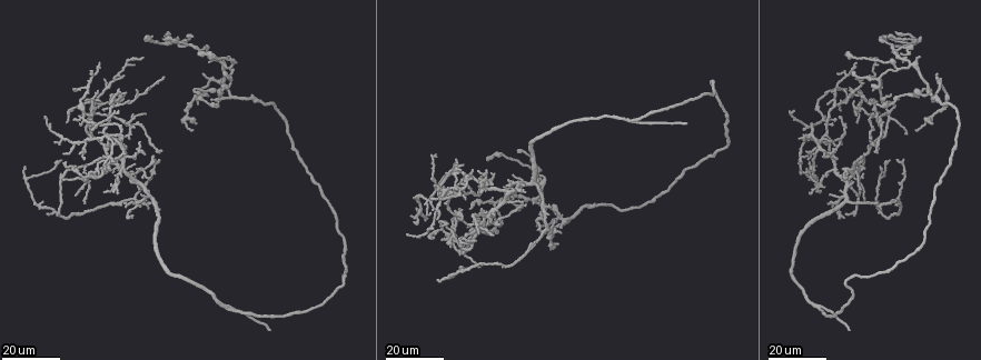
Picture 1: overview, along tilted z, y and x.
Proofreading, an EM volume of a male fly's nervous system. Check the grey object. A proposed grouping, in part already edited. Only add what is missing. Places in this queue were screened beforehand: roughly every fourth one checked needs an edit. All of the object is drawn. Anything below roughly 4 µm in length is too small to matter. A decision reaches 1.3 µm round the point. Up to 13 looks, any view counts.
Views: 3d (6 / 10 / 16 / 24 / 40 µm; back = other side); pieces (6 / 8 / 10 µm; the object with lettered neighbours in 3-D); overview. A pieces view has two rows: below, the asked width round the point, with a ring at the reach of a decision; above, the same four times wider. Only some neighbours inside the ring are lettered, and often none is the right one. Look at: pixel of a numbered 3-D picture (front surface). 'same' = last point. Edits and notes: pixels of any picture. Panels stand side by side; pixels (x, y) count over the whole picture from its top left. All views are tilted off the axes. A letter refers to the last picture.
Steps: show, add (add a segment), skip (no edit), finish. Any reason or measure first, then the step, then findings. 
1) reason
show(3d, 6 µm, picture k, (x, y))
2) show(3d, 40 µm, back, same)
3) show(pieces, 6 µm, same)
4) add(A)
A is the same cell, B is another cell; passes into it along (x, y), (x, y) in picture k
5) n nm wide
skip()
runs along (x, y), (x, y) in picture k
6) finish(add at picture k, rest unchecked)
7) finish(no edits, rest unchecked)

show(3d, 16 µm, picture 1, (123, 138))

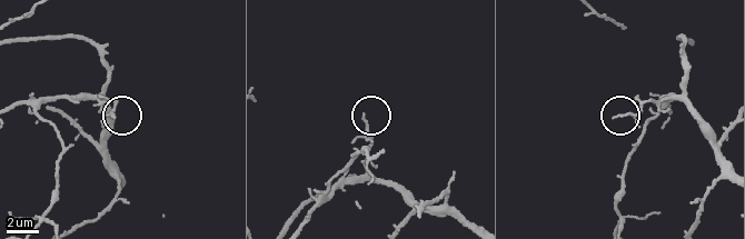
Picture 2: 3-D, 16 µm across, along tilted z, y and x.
show(pieces, 8 µm, picture 2, (615, 116))

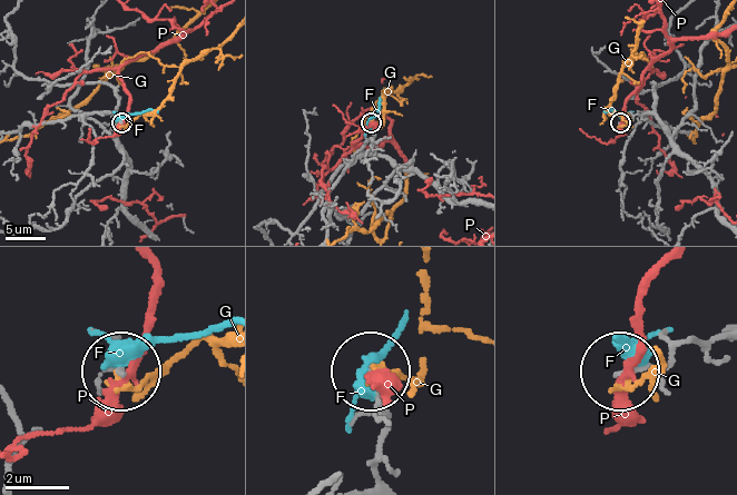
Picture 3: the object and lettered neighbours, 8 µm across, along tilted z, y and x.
skip()
F, G and P are other cells; runs along (725, 338), (624, 373) in picture 3; no lettered segment goes on from it

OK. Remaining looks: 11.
tapers out
show(3d, 16 µm, picture 1, (126, 148))

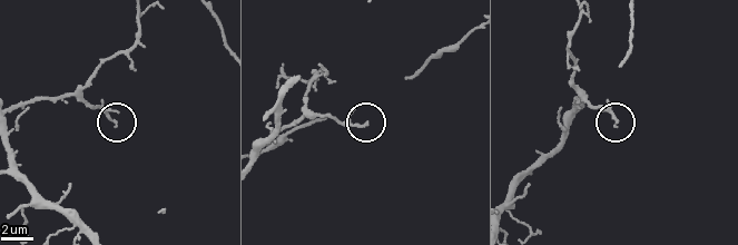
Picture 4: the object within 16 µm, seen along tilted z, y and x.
show(3d, 10 µm, picture 4, (366, 126))

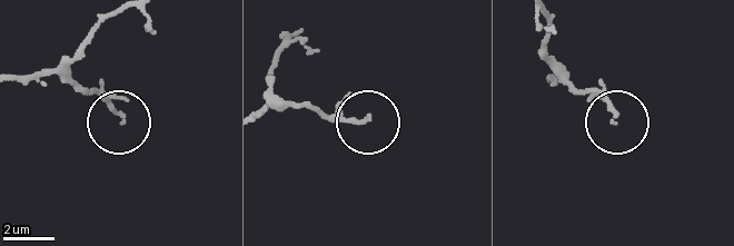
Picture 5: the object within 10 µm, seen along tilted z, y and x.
show(pieces, 8 µm, picture 5, (120, 115))

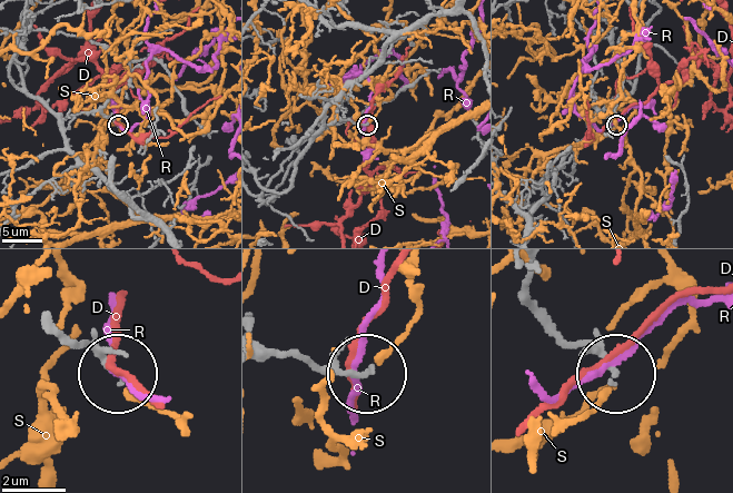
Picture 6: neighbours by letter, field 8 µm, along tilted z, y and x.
skip()
D, R and S are other cells; runs along (269, 360), (365, 375) in picture 6; none of them fits

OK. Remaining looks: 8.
branch stops here
show(3d, 16 µm, picture 1, (198, 52))

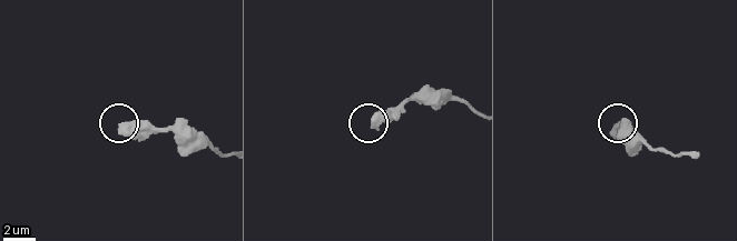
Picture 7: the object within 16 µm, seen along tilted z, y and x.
show(pieces, 8 µm, picture 7, (119, 128))

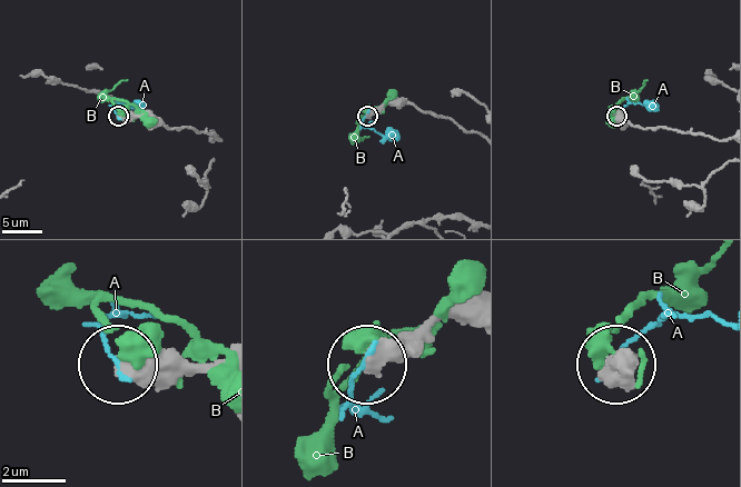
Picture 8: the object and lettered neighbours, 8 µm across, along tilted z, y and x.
skip()
A and B are other cells; runs along (473, 131), (408, 103), (383, 103), (366, 115) in picture 8; no lettered segment goes on from it

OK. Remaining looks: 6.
free end
show(3d, 24 µm, picture 1, (937, 74))

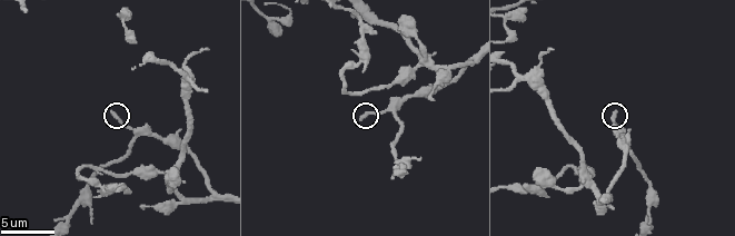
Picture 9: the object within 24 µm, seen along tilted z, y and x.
show(pieces, 8 µm, picture 9, (613, 114))

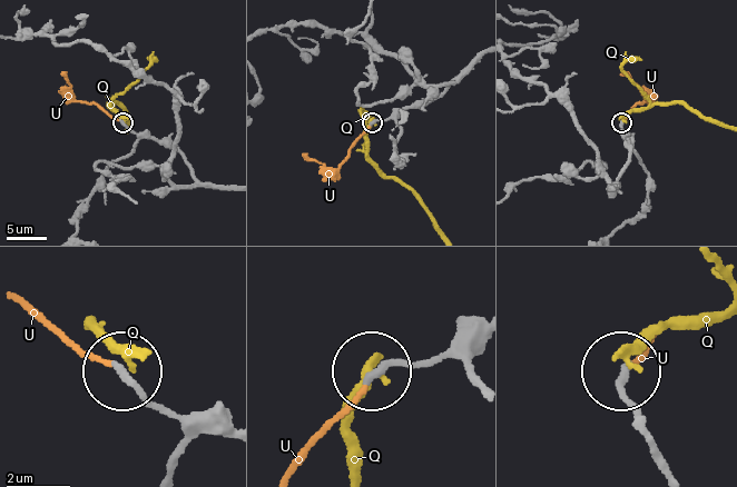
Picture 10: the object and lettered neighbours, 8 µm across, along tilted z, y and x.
190 nm wide
add(U)
U is the same cell, Q is another cell; passes into it along (468, 334), (433, 358), (382, 371), (291, 475) in picture 10; it goes on there

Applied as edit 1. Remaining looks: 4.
show(overview)

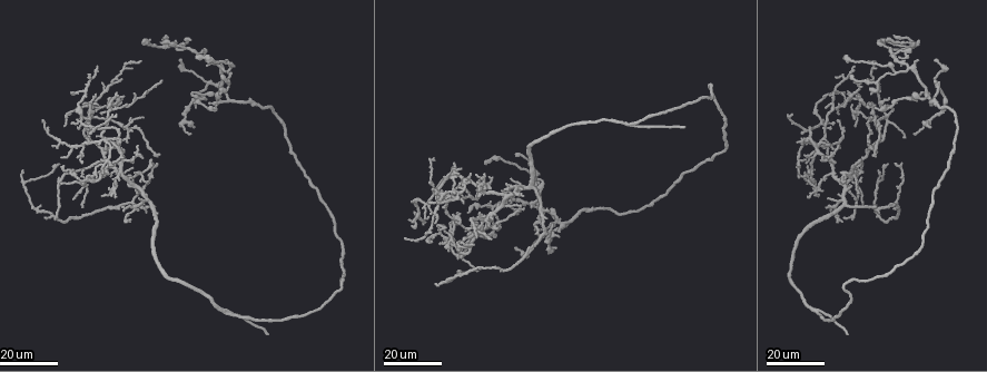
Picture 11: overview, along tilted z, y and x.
branch stops here
show(3d, 24 µm, picture 11, (537, 226))

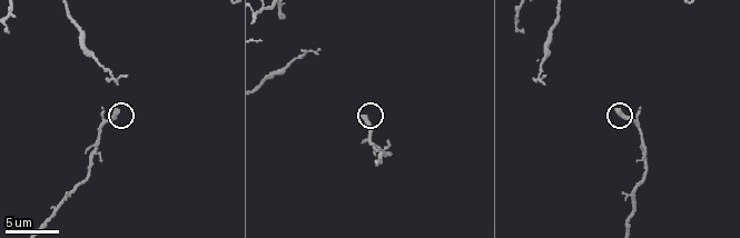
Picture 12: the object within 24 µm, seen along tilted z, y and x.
what lies round it
show(pieces, 8 µm, picture 12, (362, 117))

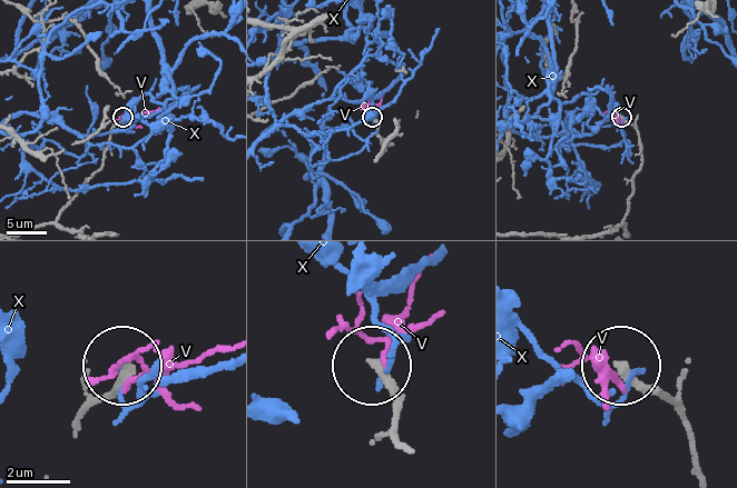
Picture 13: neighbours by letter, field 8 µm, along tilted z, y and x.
skip()
V and X are other cells; runs along (699, 467), (676, 411), (628, 366) in picture 13; no lettered segment goes on from it

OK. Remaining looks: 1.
finish(add at picture 10, rest unchecked)

